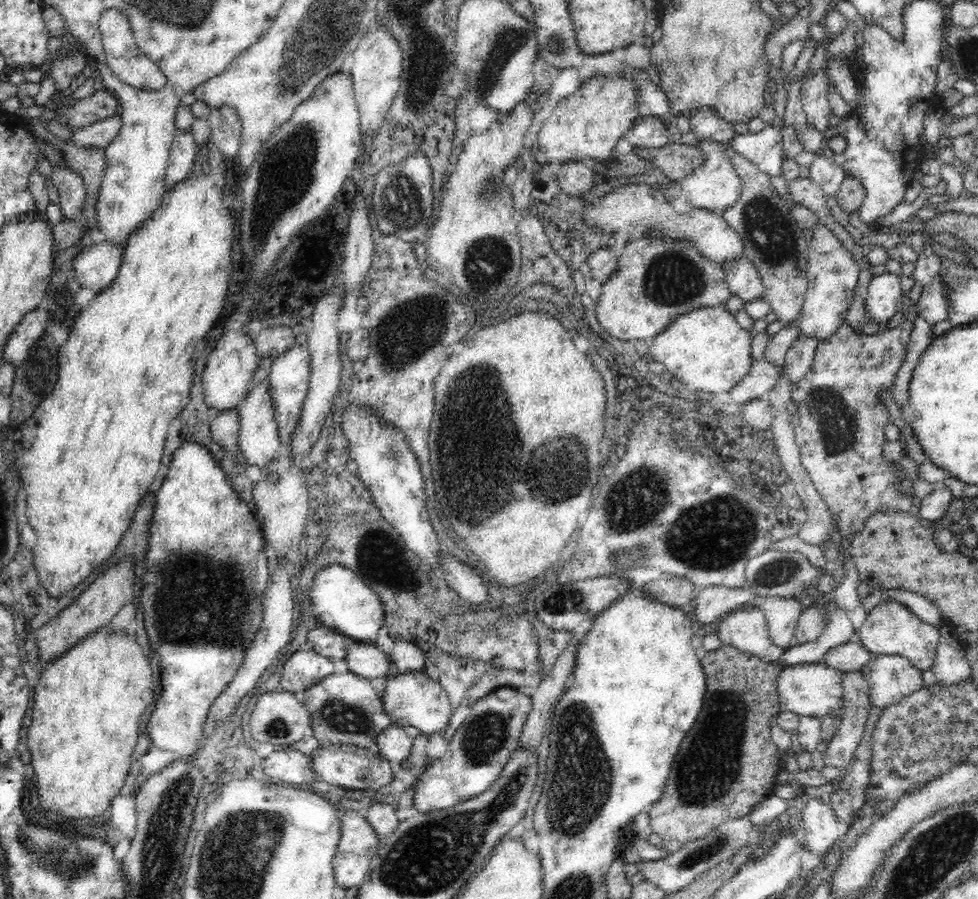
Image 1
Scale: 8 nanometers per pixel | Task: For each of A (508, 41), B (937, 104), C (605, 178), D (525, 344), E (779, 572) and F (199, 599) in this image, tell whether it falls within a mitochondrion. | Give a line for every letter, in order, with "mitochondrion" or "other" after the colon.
A: mitochondrion
B: other
C: other
D: other
E: mitochondrion
F: mitochondrion

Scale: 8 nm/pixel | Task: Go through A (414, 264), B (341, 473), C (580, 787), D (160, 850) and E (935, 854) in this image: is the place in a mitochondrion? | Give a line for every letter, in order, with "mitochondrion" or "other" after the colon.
A: other
B: other
C: mitochondrion
D: mitochondrion
E: mitochondrion

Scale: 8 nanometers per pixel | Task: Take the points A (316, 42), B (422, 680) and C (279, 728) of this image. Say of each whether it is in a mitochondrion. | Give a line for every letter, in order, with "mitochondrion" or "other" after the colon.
A: mitochondrion
B: other
C: mitochondrion

